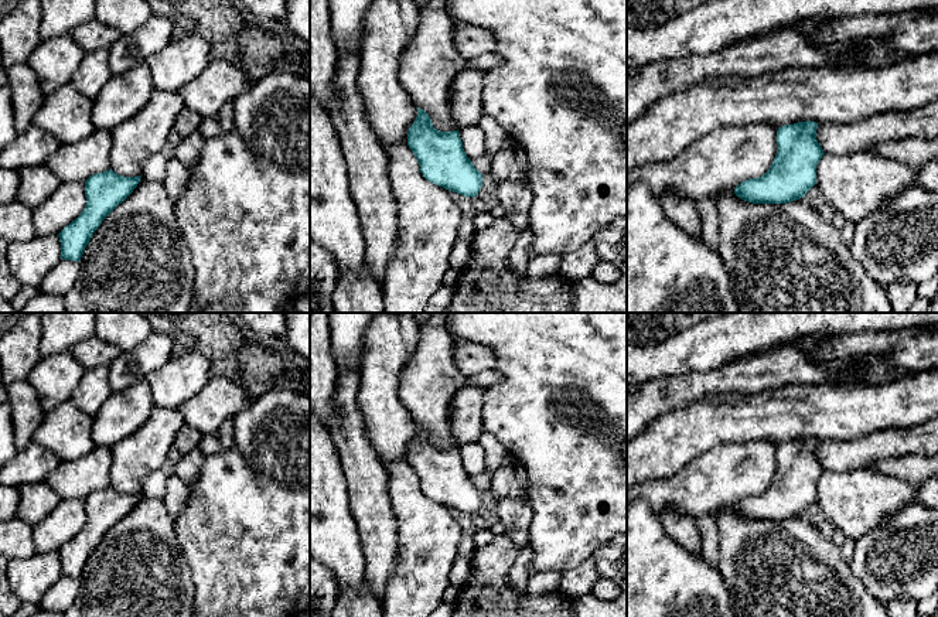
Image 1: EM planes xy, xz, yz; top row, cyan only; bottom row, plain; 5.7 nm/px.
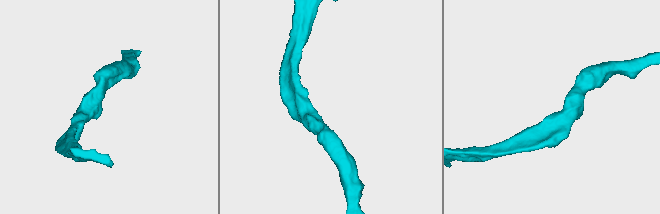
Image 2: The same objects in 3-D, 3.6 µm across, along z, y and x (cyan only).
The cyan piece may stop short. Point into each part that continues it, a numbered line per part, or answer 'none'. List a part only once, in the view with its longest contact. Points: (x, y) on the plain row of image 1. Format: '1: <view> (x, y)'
none

